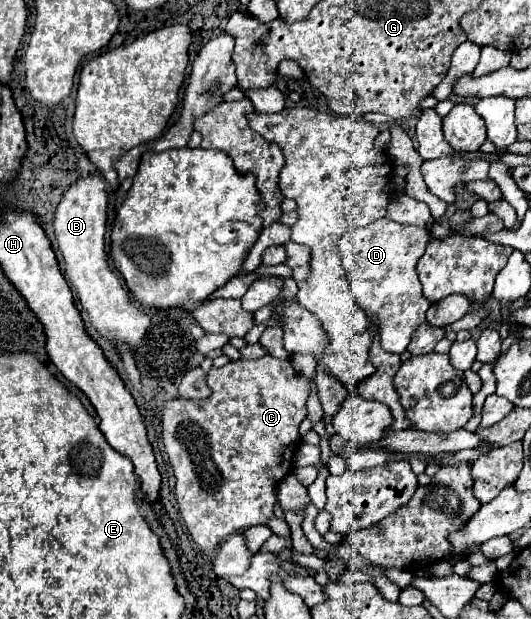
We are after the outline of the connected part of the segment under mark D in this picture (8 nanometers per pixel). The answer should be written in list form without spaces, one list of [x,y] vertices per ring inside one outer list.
[[[380,218],[366,228],[348,230],[342,235],[342,240],[338,240],[338,252],[358,306],[376,322],[380,344],[390,344],[382,348],[392,354],[402,354],[410,344],[412,332],[426,322],[426,310],[430,308],[416,272],[416,264],[422,258],[426,244],[432,240],[430,230]]]

